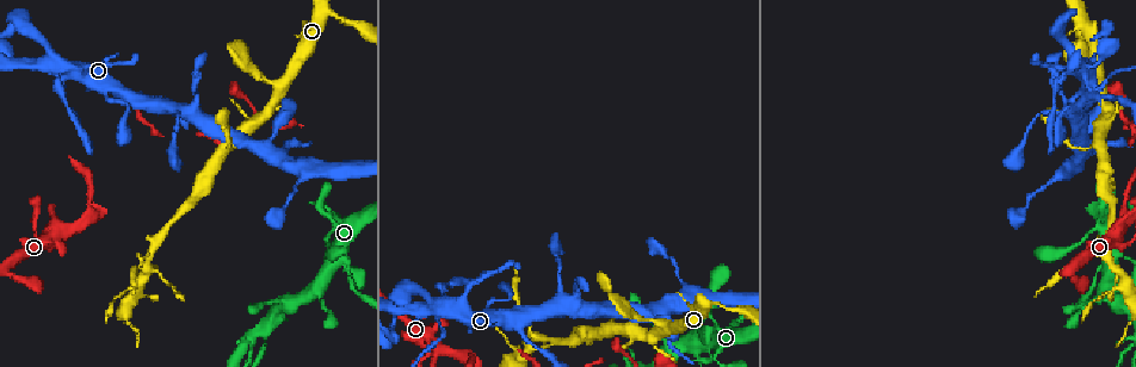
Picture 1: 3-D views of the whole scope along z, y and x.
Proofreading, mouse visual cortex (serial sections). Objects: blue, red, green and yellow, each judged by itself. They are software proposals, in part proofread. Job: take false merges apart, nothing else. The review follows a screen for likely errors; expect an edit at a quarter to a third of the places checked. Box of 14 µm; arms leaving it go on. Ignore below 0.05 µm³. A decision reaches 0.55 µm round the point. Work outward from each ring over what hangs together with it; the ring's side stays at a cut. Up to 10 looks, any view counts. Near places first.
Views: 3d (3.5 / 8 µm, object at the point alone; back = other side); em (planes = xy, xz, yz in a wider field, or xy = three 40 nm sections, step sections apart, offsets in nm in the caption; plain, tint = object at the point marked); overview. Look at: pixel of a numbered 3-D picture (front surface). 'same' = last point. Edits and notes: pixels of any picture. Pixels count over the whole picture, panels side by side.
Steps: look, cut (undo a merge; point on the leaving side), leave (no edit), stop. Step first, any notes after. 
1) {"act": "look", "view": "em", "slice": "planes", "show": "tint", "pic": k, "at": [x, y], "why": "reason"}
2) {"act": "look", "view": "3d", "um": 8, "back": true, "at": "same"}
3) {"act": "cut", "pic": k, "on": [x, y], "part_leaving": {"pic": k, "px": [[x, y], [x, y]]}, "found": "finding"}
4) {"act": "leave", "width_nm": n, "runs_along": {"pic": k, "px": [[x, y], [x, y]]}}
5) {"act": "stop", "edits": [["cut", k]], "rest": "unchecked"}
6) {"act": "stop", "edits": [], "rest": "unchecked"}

{"act": "look", "view": "3d", "um": 3.5, "pic": 1, "at": [1107, 258], "why": "a fork"}

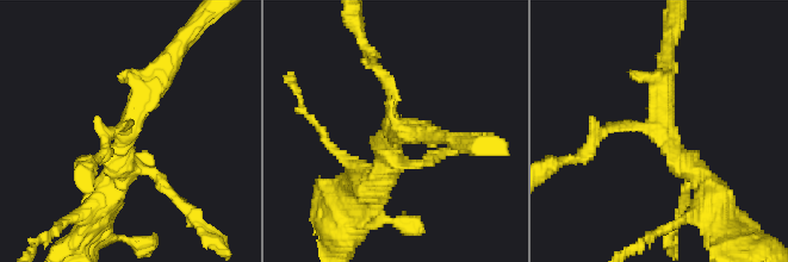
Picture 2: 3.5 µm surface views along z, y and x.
{"act": "look", "view": "em", "slice": "xy", "step": 3, "show": "tint", "pic": 2, "at": [393, 135], "arms": 3, "arm_widths_nm": [150, 250, 300]}

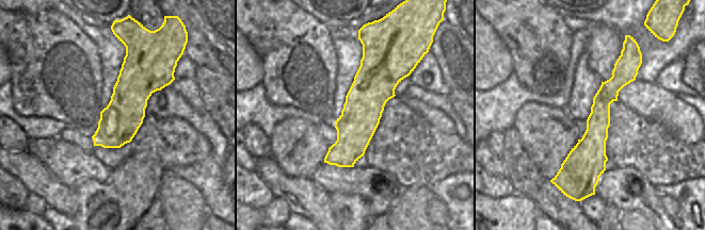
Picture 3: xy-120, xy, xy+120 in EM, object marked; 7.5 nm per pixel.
{"act": "look", "view": "em", "slice": "xy", "step": 2, "show": "tint", "at": "same"}

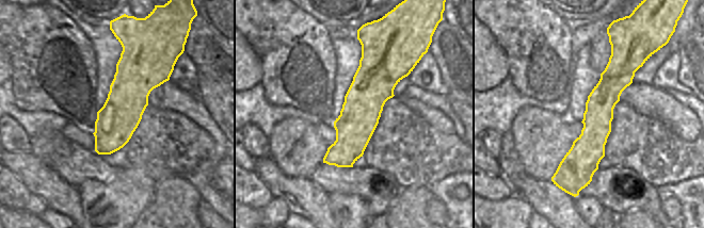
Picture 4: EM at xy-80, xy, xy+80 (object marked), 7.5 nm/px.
{"act": "cut", "pic": 2, "on": [588, 149], "found": "a second cell is stuck on"}

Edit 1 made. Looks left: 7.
{"act": "look", "view": "3d", "um": 3.5, "pic": 1, "at": [90, 210], "why": "three-way junction"}

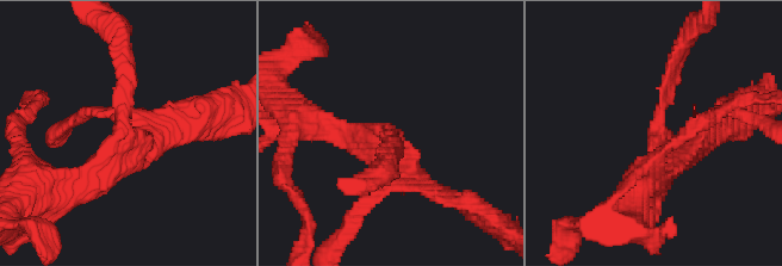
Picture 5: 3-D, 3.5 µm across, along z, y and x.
{"act": "leave", "arms": 3, "runs_along": {"pic": 5, "px": [[64, 181], [119, 146], [126, 57]]}, "found": "one cell here"}

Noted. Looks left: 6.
{"act": "look", "view": "3d", "um": 3.5, "pic": 1, "at": [1090, 91]}

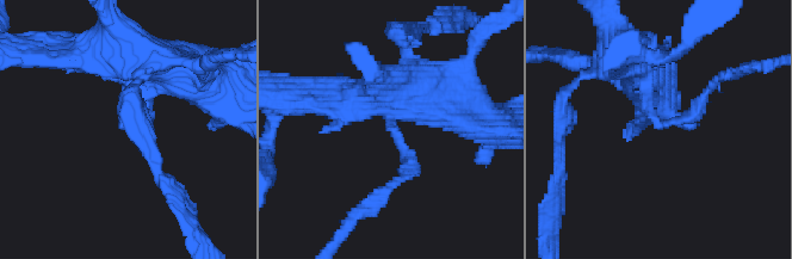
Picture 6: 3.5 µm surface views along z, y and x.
{"act": "look", "view": "em", "slice": "xy", "step": 3, "show": "tint", "pic": 6, "at": [662, 126]}

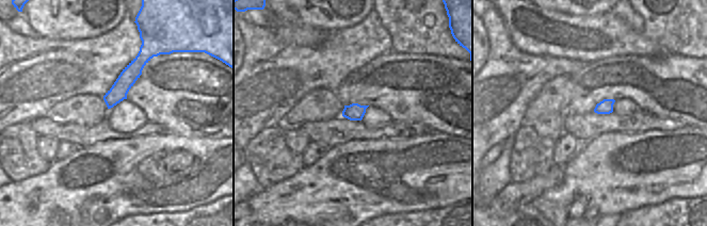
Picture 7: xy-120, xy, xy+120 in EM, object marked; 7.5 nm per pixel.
{"act": "leave", "arm_widths_nm": [150, 400], "runs_along": {"pic": 6, "px": [[437, 102], [393, 121], [407, 156], [396, 182]]}, "found": "all the same cell"}

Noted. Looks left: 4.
{"act": "look", "view": "3d", "um": 3.5, "pic": 1, "at": [397, 310], "why": "a narrow waist"}

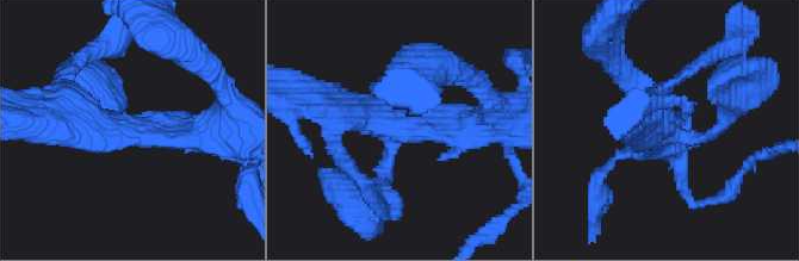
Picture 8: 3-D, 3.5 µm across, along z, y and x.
{"act": "look", "view": "em", "slice": "xy", "step": 3, "show": "tint", "pic": 8, "at": [393, 129], "arms": 3, "arm_widths_nm": [150, 250, 300], "why": "shape alone is not enough"}

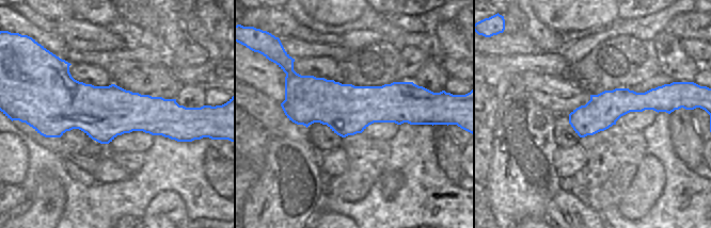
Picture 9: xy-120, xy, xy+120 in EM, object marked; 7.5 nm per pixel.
{"act": "leave", "width_nm": 380, "runs_along": {"pic": 8, "px": [[470, 124], [390, 132], [383, 197]]}, "found": "continuous, no second cell"}

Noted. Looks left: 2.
{"act": "stop", "edits": [["cut", 2]], "rest": "unchecked"}

